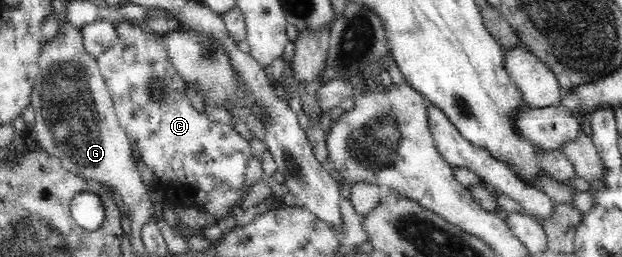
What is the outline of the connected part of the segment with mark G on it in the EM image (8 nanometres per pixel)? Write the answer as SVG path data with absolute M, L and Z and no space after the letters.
M68 20L60 25L57 34L43 48L39 58L39 72L31 95L31 104L36 113L33 125L36 131L38 146L60 160L64 168L75 175L80 175L93 182L110 186L120 194L124 211L132 214L134 226L159 223L156 206L151 203L147 188L136 170L136 162L132 158L130 141L118 121L112 95L109 94L105 78L101 76L98 58L84 52L82 46L82 29L74 27Z

